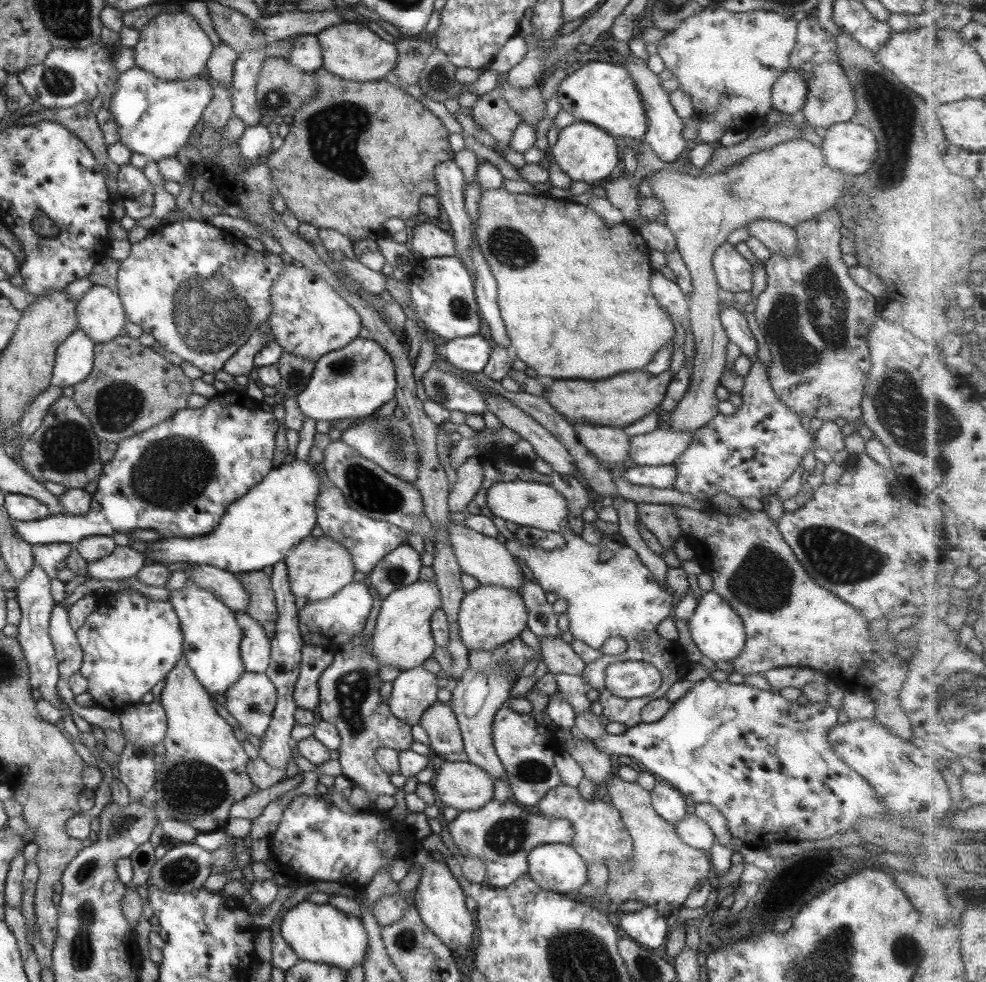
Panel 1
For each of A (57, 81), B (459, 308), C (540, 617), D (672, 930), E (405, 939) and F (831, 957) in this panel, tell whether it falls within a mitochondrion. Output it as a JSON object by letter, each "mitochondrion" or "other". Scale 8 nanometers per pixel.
{"A":"mitochondrion","B":"mitochondrion","C":"other","D":"other","E":"mitochondrion","F":"mitochondrion"}

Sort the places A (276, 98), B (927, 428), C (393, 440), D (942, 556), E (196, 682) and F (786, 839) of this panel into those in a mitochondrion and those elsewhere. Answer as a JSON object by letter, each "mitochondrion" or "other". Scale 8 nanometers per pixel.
{"A":"mitochondrion","B":"mitochondrion","C":"mitochondrion","D":"other","E":"other","F":"other"}

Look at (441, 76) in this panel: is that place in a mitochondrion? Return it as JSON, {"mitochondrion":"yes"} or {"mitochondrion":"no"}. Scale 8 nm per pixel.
{"mitochondrion":"yes"}

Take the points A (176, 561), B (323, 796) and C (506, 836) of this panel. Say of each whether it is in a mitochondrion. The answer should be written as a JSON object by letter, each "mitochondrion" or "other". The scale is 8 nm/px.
{"A":"other","B":"other","C":"mitochondrion"}

